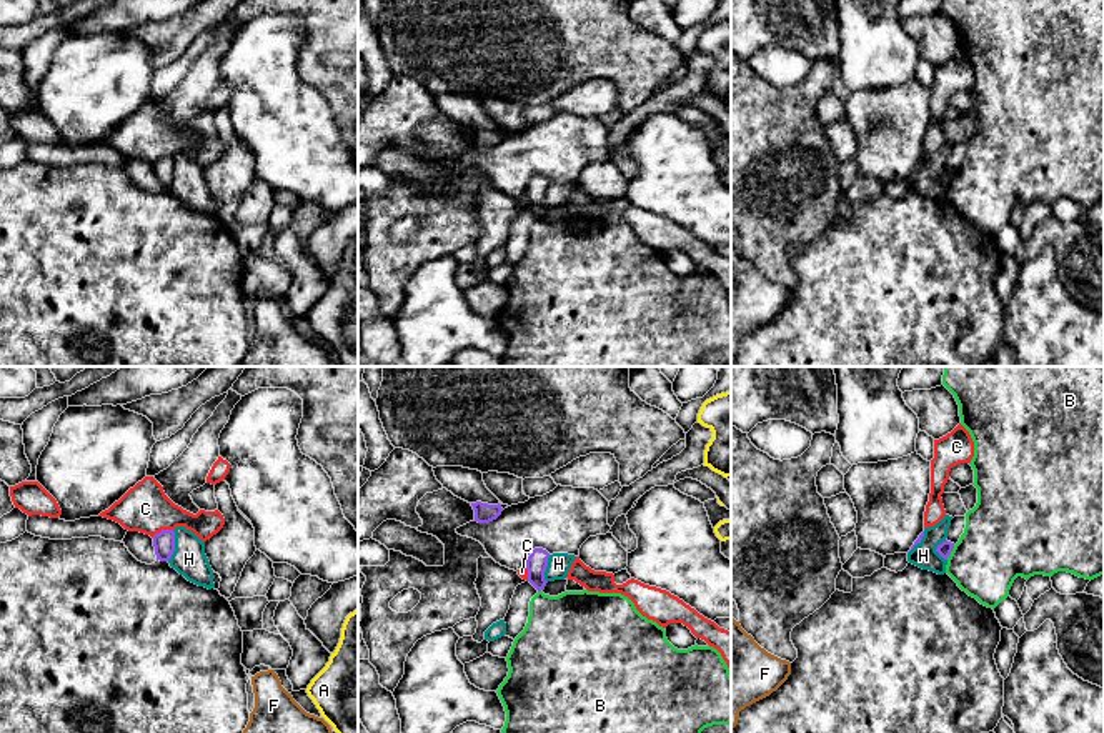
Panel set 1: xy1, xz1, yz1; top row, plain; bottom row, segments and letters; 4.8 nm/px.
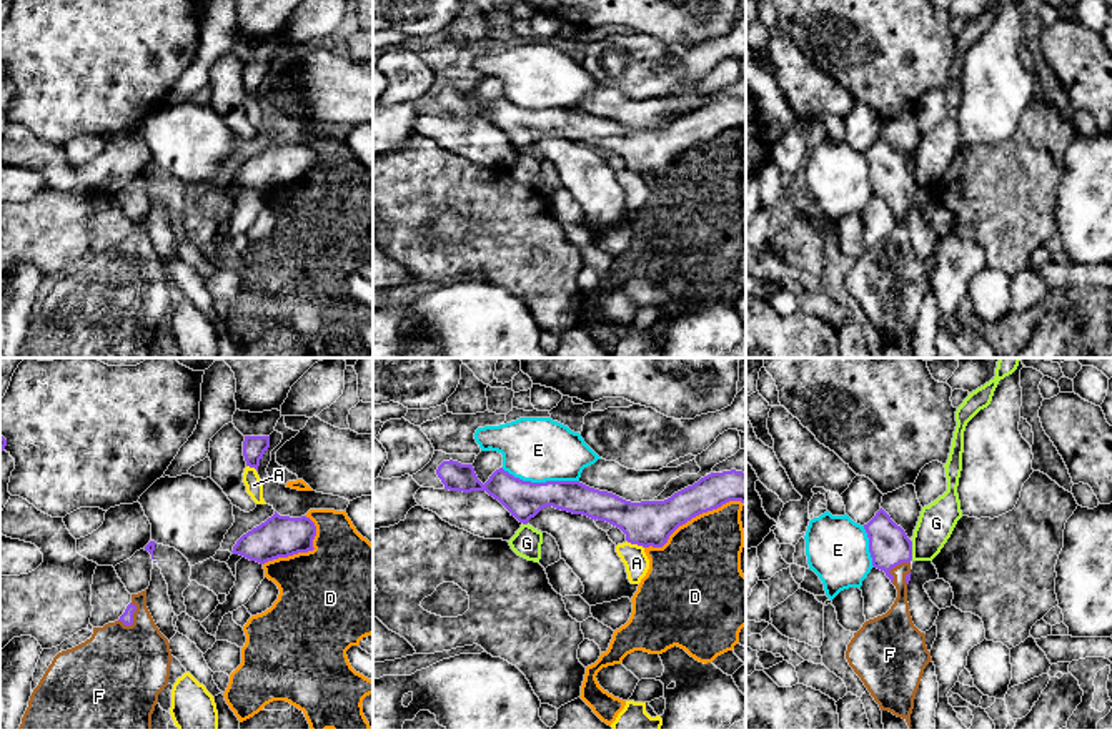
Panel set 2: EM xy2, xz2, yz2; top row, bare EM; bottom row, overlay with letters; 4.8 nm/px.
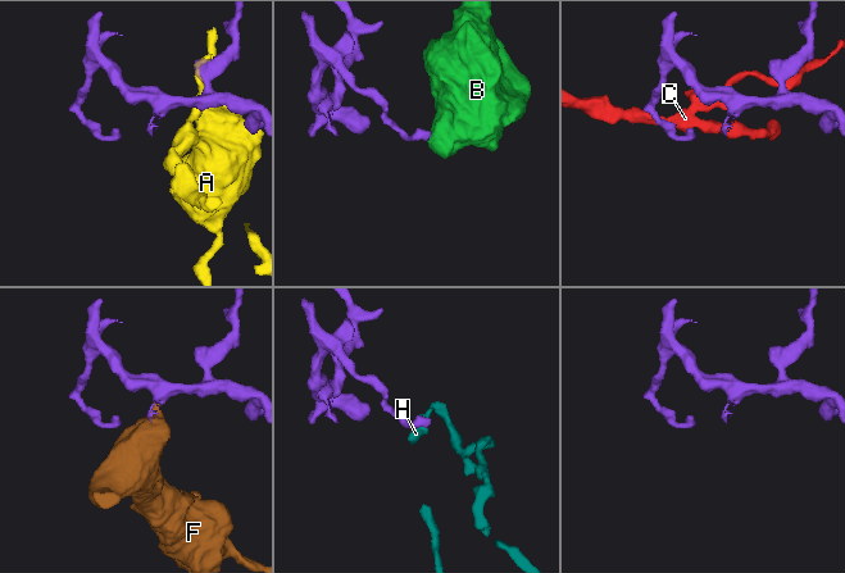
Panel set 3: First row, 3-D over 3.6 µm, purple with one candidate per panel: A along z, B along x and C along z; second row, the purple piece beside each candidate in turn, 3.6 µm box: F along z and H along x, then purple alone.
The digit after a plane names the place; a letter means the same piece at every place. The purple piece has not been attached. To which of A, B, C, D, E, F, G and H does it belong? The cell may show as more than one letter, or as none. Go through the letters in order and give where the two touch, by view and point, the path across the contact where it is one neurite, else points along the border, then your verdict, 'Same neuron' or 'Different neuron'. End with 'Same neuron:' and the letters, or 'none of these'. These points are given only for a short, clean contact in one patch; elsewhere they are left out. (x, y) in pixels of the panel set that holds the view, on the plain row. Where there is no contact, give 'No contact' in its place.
A: Touches purple at xz2 (635, 170). Different neuron
B: Touches purple at yz1 (951, 177). Boundary: yz1 (954, 172), (946, 185). Different neuron
C: Touches purple at xy1 (162, 157). Boundary: xy1 (172, 155), (162, 155), (152, 164). Different neuron
D: Touches purple at xz2 (691, 145). Different neuron
E: Touches purple at xz2 (540, 110). Boundary: xz2 (501, 95), (531, 109), (578, 109). Different neuron
F: Touches purple at xy2 (132, 243). Path across: xy2 (127, 245), (132, 243), (132, 275), (120, 293). Same neuron
G: Touches purple at yz2 (911, 177). Boundary: yz2 (911, 168), (913, 185). Different neuron
H: Touches purple at xy1 (174, 172). Boundary: xy1 (174, 157), (174, 180), (167, 187). Different neuron
Same neuron: F

